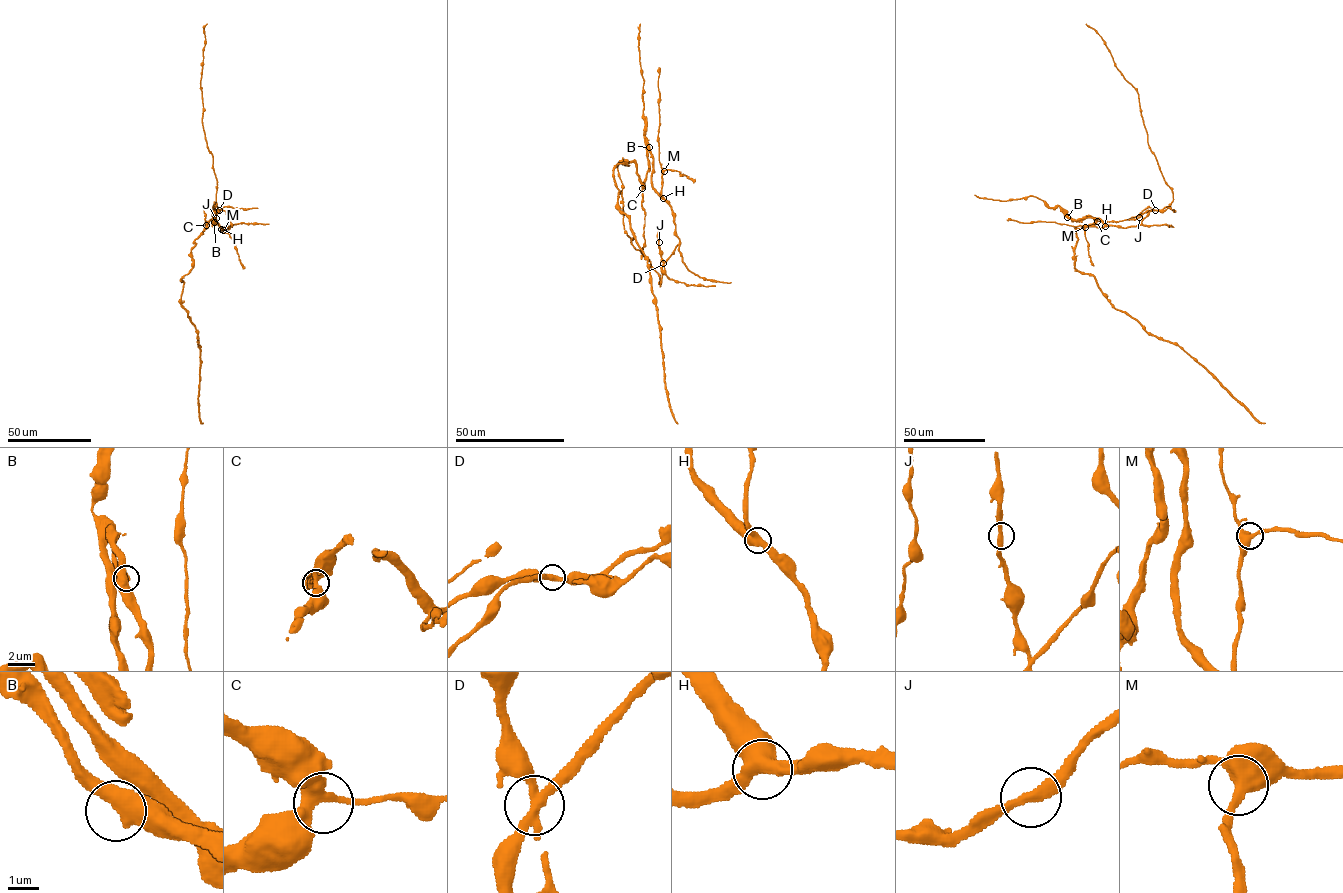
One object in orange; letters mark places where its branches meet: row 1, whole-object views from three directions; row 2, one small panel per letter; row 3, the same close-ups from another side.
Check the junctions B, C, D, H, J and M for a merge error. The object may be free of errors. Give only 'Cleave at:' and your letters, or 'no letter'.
Cleave at: D

